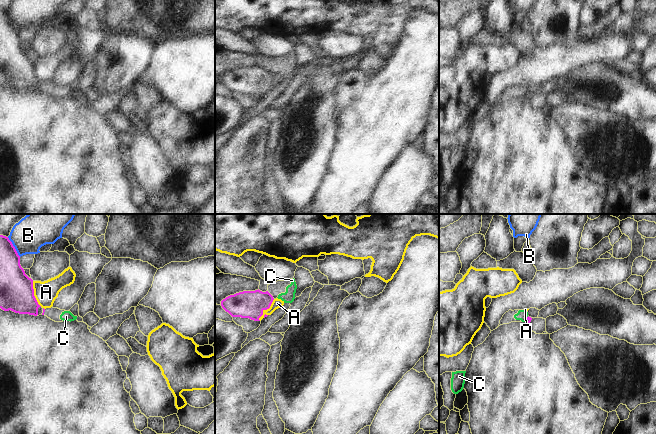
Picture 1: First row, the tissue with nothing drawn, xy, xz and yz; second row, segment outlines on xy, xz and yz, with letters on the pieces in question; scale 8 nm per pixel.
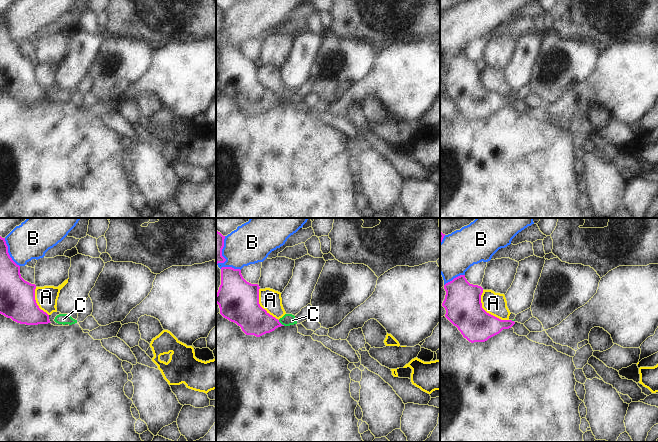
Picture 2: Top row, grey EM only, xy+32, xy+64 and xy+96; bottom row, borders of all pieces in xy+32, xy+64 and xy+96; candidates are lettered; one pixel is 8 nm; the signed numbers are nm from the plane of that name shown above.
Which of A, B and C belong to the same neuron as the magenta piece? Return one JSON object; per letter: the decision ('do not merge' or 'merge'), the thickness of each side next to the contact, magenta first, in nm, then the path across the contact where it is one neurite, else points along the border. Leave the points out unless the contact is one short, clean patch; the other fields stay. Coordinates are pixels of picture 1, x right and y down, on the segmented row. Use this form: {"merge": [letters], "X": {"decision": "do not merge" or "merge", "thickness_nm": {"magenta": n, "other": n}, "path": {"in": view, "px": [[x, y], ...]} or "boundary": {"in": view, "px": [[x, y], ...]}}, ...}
{"merge": [], "A": {"decision": "do not merge", "thickness_nm": {"magenta": 220, "other": 80}}, "B": {"decision": "do not merge", "thickness_nm": {"magenta": 200, "other": 280}}, "C": {"decision": "do not merge", "thickness_nm": {"magenta": 50, "other": 90}, "boundary": {"in": "yz", "px": [[528, 316], [525, 321]]}}}

